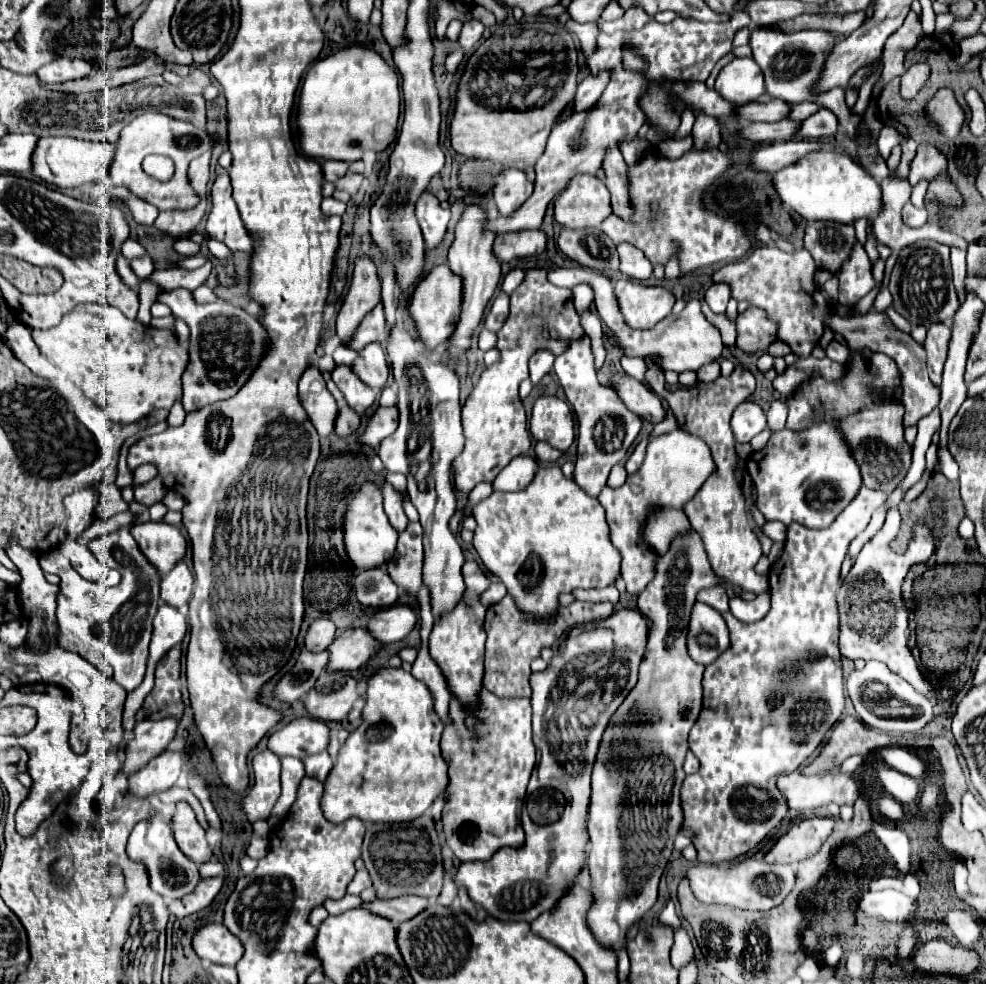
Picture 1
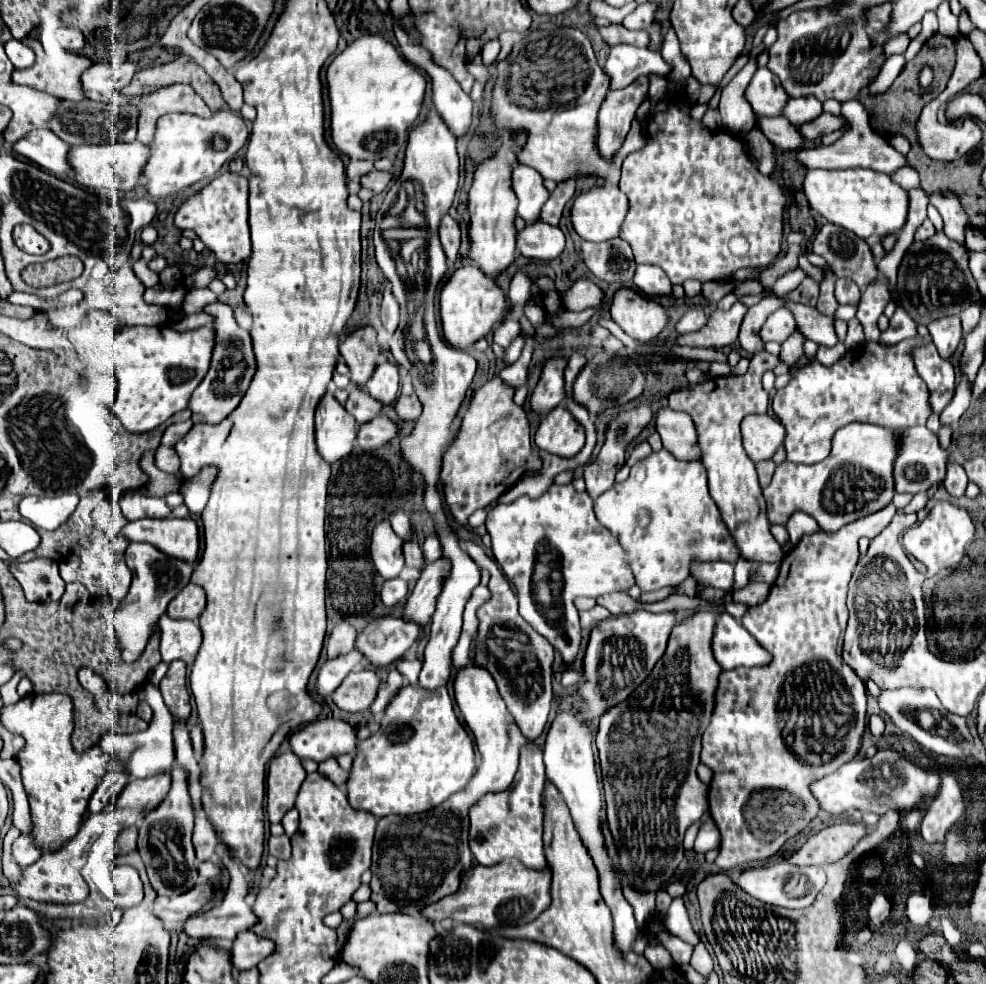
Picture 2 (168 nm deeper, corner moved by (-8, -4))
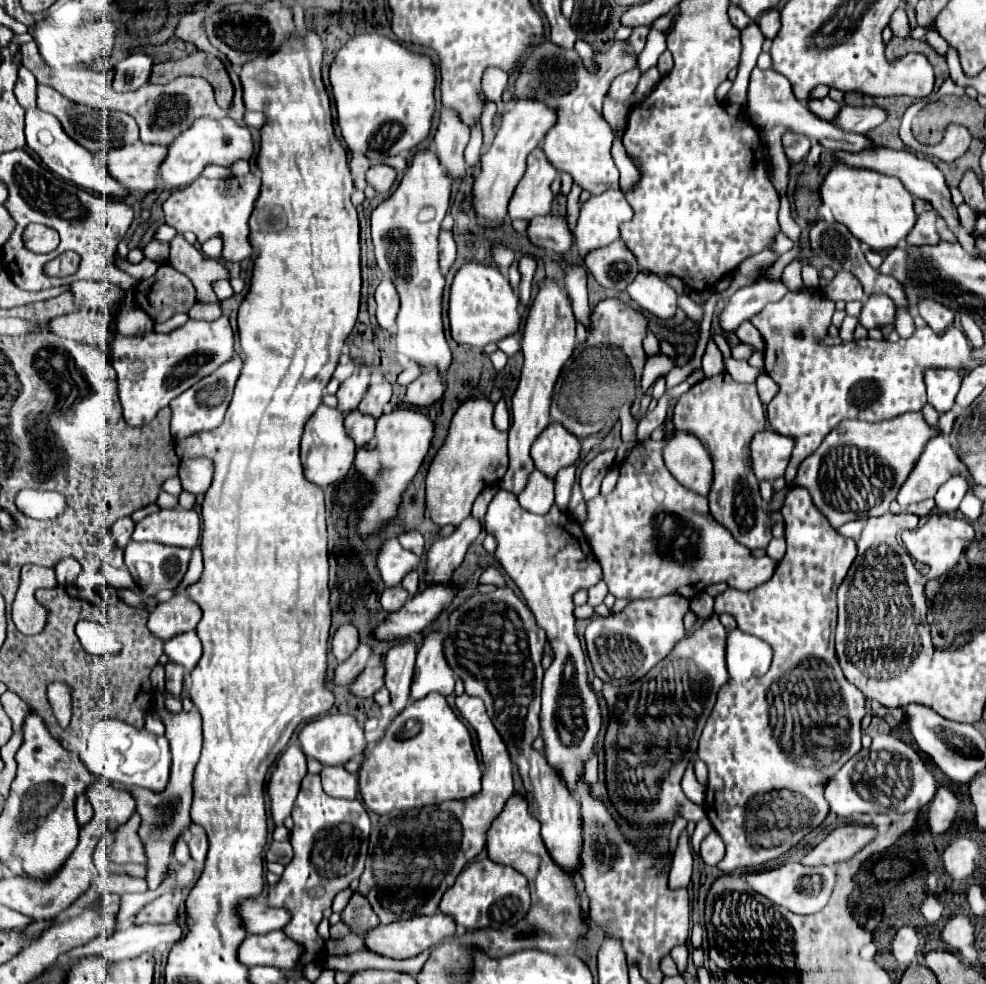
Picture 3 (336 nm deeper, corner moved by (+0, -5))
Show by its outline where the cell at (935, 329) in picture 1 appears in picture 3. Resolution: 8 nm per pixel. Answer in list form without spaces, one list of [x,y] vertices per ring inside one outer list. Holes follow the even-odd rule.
[[[921,299],[917,303],[917,309],[919,309],[919,315],[927,321],[927,325],[935,331],[935,333],[941,333],[945,331],[951,323],[953,323],[953,311],[937,301],[931,301],[931,299]]]

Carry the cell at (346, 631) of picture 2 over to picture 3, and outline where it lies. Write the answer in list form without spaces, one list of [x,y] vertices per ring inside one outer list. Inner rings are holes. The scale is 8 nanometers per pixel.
[[[341,625],[331,641],[331,651],[337,657],[337,661],[347,661],[351,657],[351,653],[357,649],[359,645],[359,633],[353,625]]]

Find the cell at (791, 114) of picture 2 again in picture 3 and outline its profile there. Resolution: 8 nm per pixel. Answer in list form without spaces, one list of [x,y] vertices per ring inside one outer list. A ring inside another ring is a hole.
[[[823,97],[823,99],[807,101],[807,105],[809,105],[809,109],[811,109],[815,115],[819,115],[821,119],[833,119],[833,117],[837,117],[839,109],[841,109],[845,103],[837,103],[837,101],[833,101],[831,97]]]

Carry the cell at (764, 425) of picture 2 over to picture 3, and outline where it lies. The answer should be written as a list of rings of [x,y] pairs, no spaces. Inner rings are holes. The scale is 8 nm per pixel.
[[[771,429],[759,431],[751,441],[753,471],[759,481],[775,481],[783,477],[793,449],[793,439]]]

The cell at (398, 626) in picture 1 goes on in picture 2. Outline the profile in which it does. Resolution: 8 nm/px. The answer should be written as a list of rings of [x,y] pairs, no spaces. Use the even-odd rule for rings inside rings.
[[[445,558],[427,564],[427,568],[421,572],[417,580],[417,586],[413,588],[411,596],[403,606],[401,612],[403,620],[415,620],[415,624],[421,624],[421,628],[425,628],[431,622],[431,616],[435,612],[435,598],[441,592],[441,578],[447,572],[449,572],[449,562]]]

